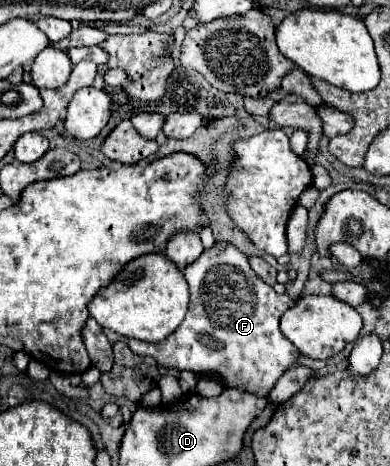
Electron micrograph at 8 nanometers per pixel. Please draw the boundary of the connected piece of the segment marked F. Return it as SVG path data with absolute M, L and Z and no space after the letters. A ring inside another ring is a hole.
M217 242L211 250L205 250L193 266L183 270L185 280L189 284L189 312L179 328L159 344L147 344L141 340L129 340L129 348L139 356L151 356L157 364L177 370L191 370L195 374L219 374L225 386L239 388L257 396L267 396L273 388L273 382L281 378L281 374L297 362L299 350L281 334L279 318L285 310L289 310L297 300L287 294L275 294L271 286L261 282L257 274L253 274L249 266L249 258L239 252L231 244Z

